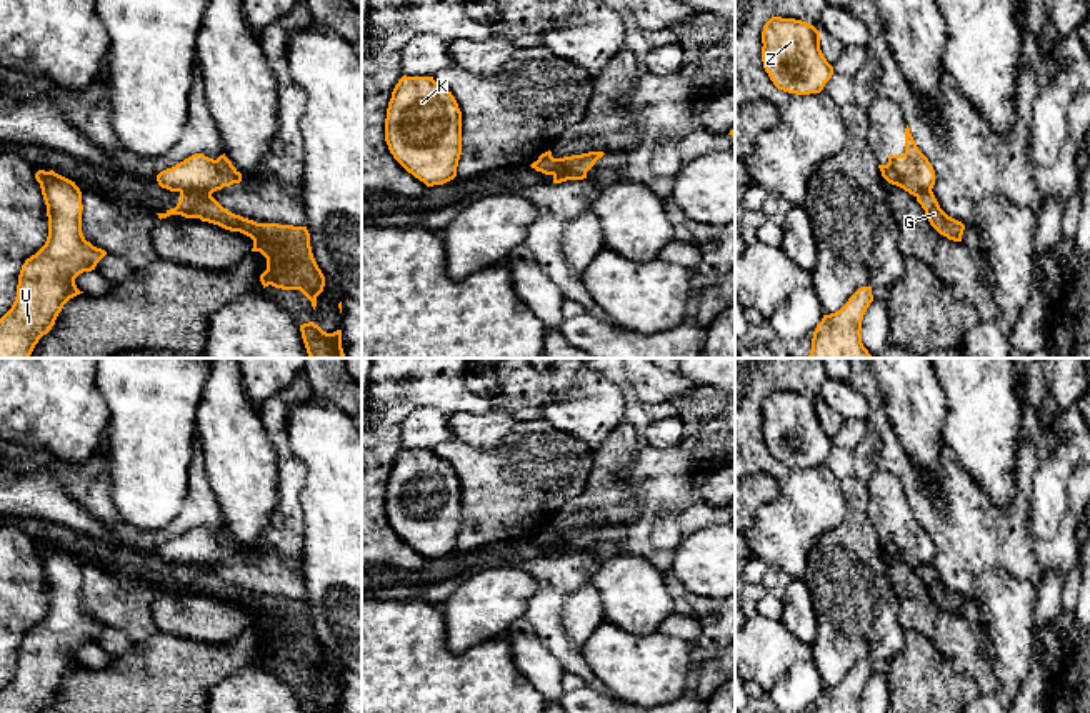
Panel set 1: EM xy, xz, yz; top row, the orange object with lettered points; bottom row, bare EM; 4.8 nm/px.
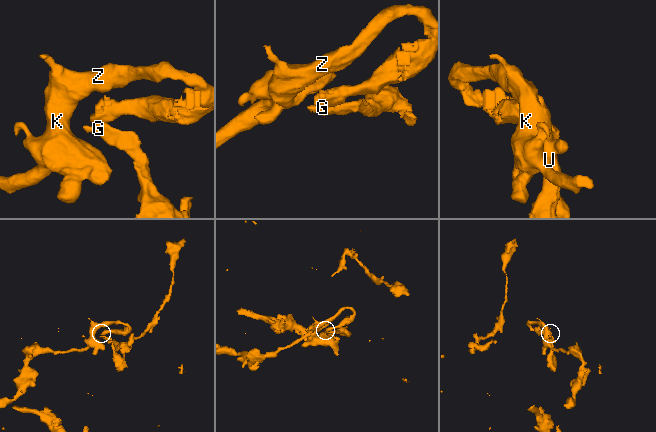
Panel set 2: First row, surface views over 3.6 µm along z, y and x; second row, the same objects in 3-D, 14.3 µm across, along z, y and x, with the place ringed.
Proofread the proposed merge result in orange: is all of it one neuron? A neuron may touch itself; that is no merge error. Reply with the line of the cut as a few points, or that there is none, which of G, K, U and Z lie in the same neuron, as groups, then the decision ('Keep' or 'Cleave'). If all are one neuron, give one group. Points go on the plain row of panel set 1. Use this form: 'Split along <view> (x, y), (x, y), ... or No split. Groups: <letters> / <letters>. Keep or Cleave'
Split along xy (180, 563), (210, 568). Groups: G / K U Z. Cleave

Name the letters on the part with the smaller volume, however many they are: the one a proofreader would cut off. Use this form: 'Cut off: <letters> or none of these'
Cut off: G

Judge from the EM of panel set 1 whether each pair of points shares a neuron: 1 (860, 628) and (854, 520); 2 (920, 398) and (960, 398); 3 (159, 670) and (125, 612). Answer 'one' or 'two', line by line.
1: one
2: two
3: two

